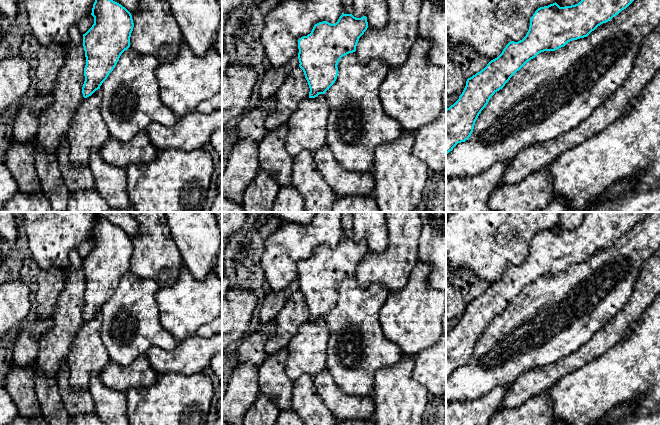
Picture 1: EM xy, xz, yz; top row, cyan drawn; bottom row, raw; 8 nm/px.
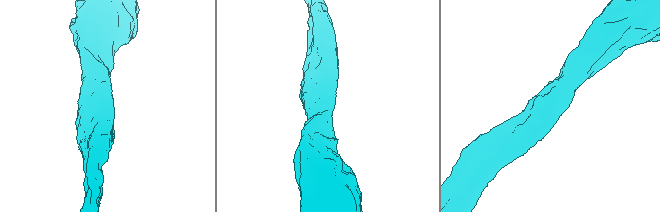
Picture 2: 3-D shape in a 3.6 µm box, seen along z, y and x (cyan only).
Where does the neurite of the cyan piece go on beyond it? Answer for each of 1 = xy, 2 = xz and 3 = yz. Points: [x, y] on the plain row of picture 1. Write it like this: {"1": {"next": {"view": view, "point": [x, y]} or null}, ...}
{"1": {"next": null}, "2": {"next": null}, "3": {"next": null}}

